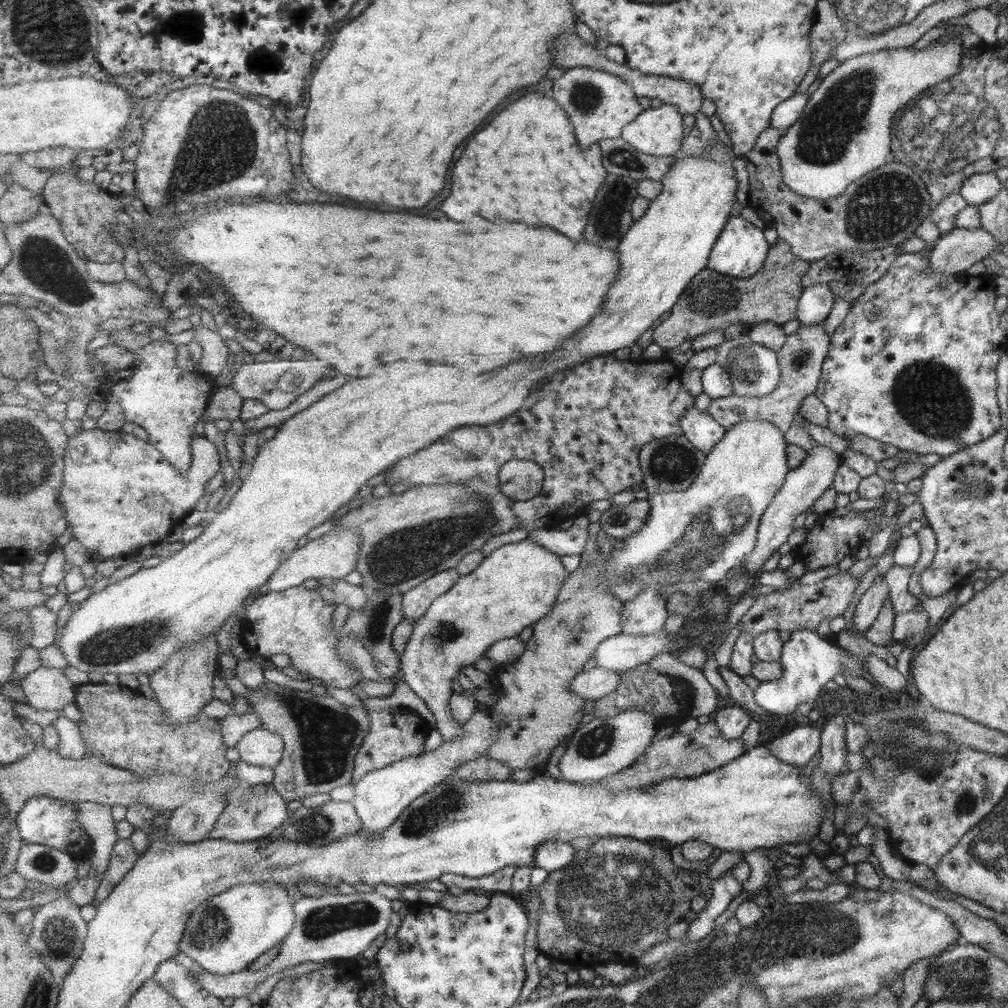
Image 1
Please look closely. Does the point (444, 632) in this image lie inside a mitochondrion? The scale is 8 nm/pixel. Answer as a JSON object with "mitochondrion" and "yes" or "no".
{"mitochondrion":"yes"}

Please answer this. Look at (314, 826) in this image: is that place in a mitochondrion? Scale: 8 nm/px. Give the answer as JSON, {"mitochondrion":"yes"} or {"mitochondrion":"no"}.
{"mitochondrion":"yes"}

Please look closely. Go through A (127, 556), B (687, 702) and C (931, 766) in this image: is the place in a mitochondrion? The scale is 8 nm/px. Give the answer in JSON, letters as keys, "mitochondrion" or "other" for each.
{"A":"other","B":"other","C":"mitochondrion"}

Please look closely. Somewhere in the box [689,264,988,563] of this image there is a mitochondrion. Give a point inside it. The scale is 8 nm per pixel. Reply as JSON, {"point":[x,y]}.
{"point":[928,396]}

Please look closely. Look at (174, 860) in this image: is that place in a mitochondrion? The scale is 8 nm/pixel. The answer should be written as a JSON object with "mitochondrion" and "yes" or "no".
{"mitochondrion":"no"}

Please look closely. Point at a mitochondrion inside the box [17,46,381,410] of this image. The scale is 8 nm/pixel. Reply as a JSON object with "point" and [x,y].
{"point":[221,146]}

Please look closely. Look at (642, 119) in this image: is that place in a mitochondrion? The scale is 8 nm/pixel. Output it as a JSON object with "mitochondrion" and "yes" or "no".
{"mitochondrion":"no"}

